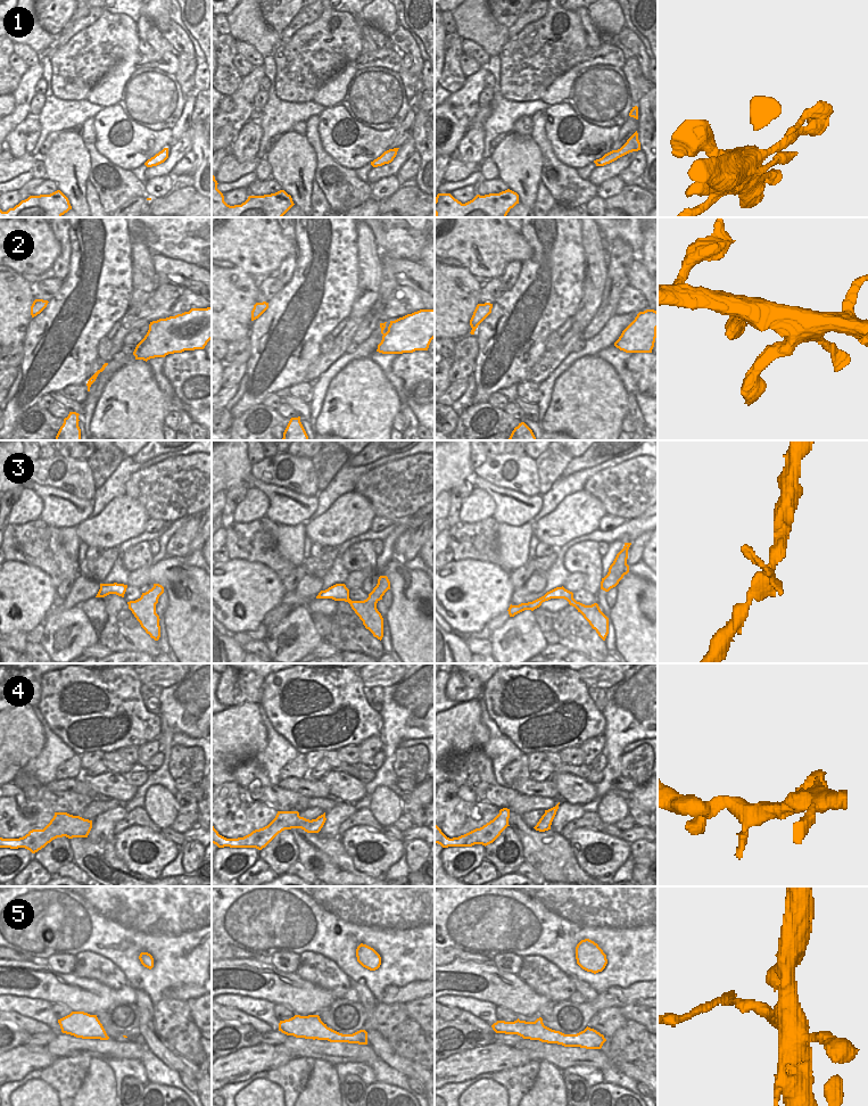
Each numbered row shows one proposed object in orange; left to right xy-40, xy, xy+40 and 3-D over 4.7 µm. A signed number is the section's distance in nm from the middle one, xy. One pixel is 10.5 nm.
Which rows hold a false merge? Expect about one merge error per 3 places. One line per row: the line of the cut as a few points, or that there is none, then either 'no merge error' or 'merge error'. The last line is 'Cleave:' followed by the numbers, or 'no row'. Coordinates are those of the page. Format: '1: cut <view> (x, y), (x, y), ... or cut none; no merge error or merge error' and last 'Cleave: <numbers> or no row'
1: cut none; no merge error
2: cut none; no merge error
3: cut none; no merge error
4: cut none; no merge error
5: cut xy+40 (496, 1022), (504, 1032); merge error
Cleave: 5

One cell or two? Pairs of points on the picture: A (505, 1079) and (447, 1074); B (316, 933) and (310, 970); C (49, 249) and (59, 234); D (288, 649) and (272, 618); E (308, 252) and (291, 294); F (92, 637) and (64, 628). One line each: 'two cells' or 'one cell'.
A: two cells
B: two cells
C: two cells
D: two cells
E: one cell
F: one cell

